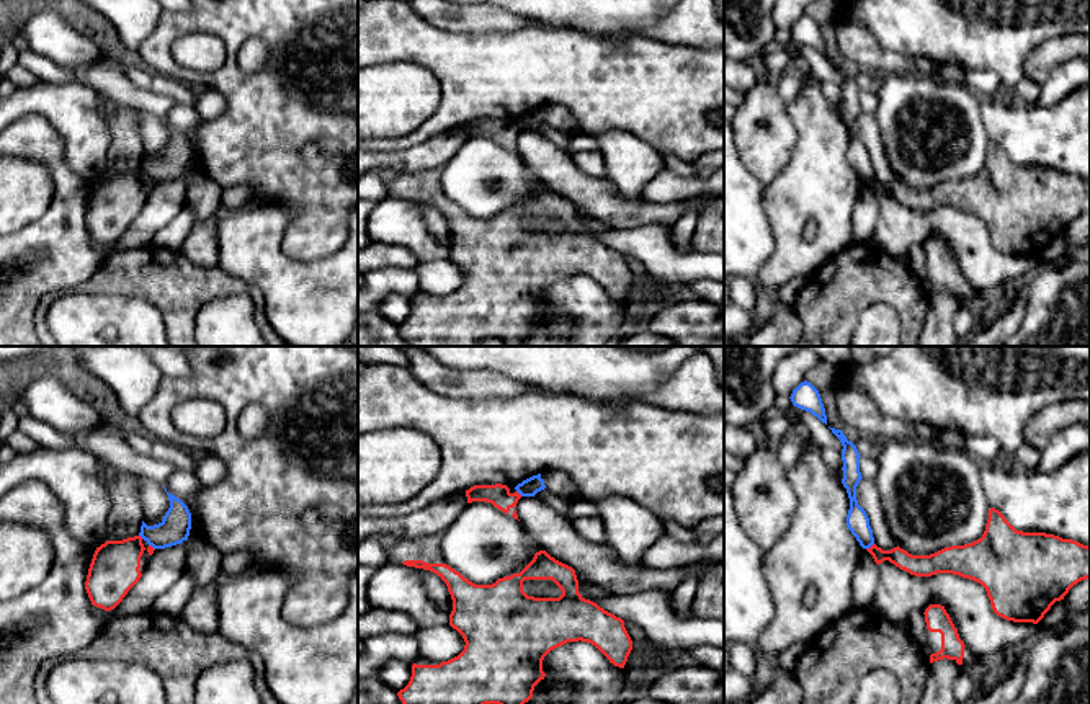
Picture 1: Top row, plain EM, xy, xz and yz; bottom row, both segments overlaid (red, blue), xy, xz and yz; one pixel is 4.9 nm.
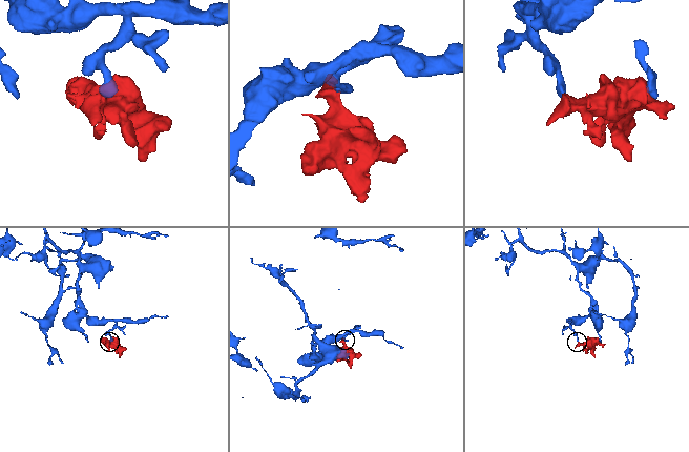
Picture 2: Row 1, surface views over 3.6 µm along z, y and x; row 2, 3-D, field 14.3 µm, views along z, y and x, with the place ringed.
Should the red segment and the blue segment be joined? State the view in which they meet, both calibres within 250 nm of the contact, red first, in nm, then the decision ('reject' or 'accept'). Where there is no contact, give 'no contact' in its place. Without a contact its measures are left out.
contact in yz; calibres 100 and 110 nm; reject

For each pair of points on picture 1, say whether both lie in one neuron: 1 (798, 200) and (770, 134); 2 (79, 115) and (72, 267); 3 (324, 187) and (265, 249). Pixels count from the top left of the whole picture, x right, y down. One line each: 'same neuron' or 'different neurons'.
1: different neurons
2: different neurons
3: different neurons

